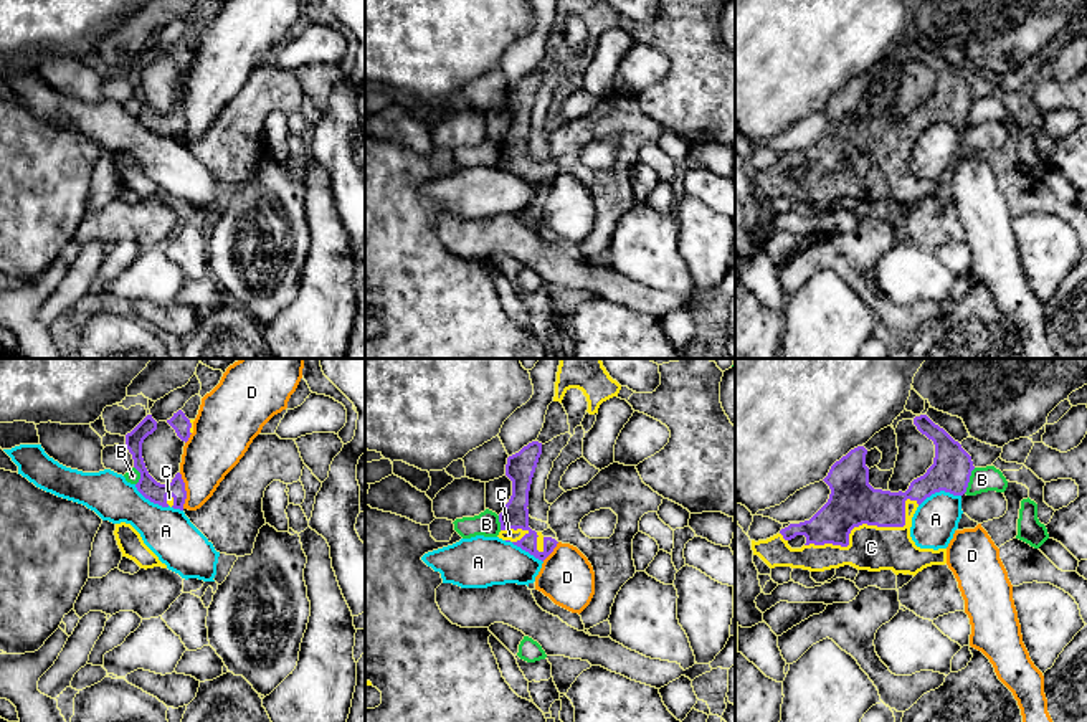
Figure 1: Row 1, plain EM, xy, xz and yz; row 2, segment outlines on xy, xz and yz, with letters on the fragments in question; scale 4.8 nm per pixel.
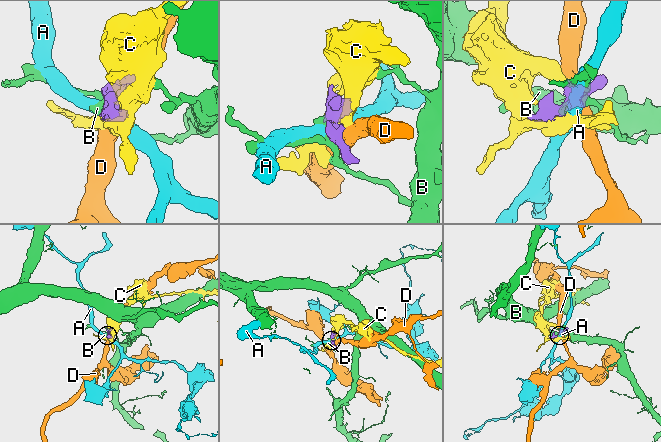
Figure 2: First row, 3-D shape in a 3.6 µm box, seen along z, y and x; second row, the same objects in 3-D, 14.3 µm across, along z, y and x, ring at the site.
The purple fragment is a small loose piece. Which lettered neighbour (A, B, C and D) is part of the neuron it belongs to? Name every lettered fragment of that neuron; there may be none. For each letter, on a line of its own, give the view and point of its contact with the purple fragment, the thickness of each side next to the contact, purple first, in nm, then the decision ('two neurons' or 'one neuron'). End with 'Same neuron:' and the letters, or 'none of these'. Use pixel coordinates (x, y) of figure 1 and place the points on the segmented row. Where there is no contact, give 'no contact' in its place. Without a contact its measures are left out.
A: meets purple in yz at (939, 491); 190 nm thick on the purple side, 220 nm on the other; two neurons
B: meets purple in yz at (968, 481); 190 nm thick on the purple side, 120 nm on the other; two neurons
C: meets purple in yz at (868, 524); 240 nm thick on the purple side, 220 nm on the other; one neuron
D: meets purple in xy at (185, 491); 100 nm thick on the purple side, 260 nm on the other; two neurons
Same neuron: C

